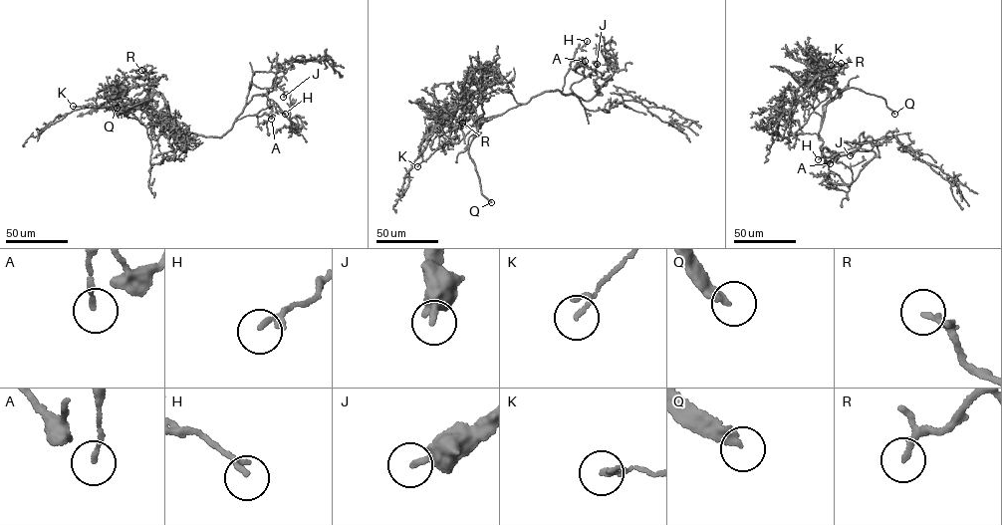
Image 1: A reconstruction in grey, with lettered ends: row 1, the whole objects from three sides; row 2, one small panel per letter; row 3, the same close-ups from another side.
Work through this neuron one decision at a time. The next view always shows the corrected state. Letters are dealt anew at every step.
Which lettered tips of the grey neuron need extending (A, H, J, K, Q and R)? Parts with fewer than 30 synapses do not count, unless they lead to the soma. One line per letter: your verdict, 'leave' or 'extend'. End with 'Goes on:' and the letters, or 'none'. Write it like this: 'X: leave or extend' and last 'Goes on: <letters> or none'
A: leave
H: leave
J: leave
K: leave
Q: extend
R: extend
Goes on: Q, R

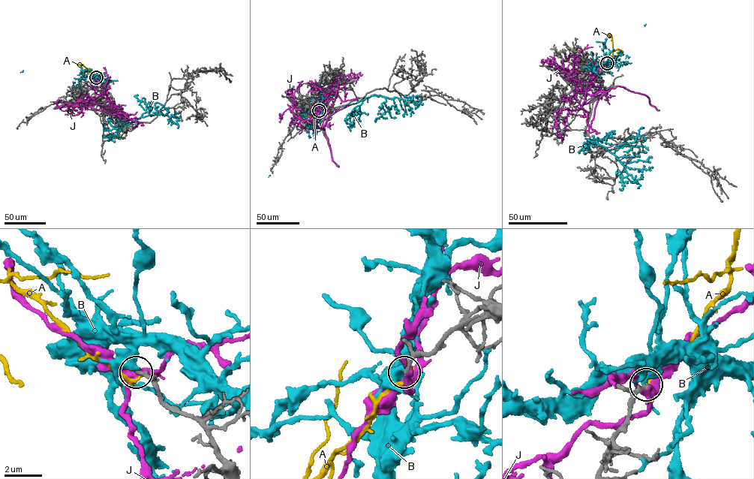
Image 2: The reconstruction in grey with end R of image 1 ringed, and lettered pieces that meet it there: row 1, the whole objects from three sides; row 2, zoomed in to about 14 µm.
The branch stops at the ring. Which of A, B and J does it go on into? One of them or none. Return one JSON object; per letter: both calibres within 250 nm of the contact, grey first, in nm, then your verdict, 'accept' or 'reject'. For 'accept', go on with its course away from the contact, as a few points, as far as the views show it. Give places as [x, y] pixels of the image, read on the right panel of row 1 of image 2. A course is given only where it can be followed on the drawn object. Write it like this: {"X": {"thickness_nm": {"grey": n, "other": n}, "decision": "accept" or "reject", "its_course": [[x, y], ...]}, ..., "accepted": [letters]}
{"A": {"thickness_nm": {"grey": 160, "other": 90}, "decision": "reject"}, "B": {"thickness_nm": {"grey": 160, "other": 480}, "decision": "reject"}, "J": {"thickness_nm": {"grey": 160, "other": 300}, "decision": "reject"}, "accepted": []}

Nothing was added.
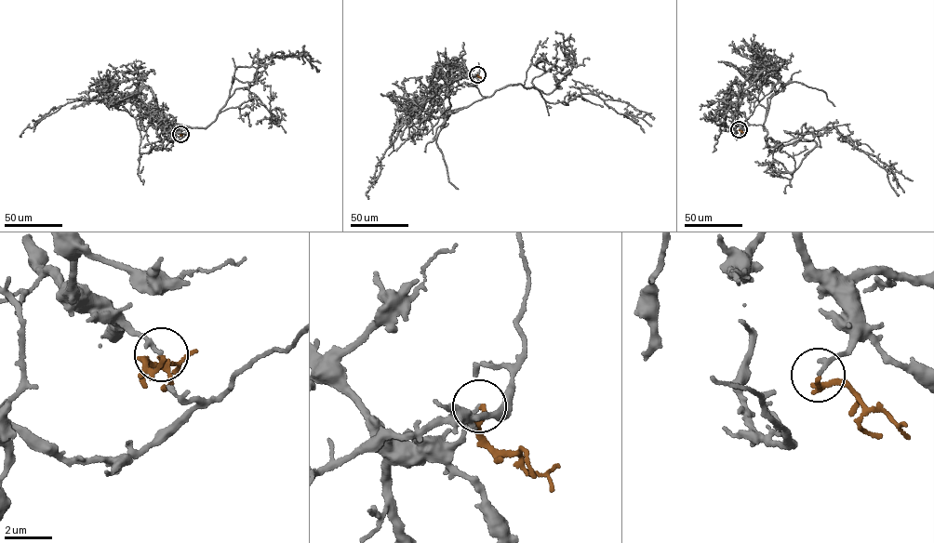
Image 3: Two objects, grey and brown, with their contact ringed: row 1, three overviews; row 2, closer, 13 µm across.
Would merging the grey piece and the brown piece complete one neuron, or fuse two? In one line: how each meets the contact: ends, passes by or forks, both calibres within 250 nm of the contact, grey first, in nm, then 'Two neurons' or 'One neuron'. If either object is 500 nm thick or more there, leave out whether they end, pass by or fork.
At the ring grey ends. At the ring brown ends. Thickness 200 nm (grey) against 160 nm. Two neurons

